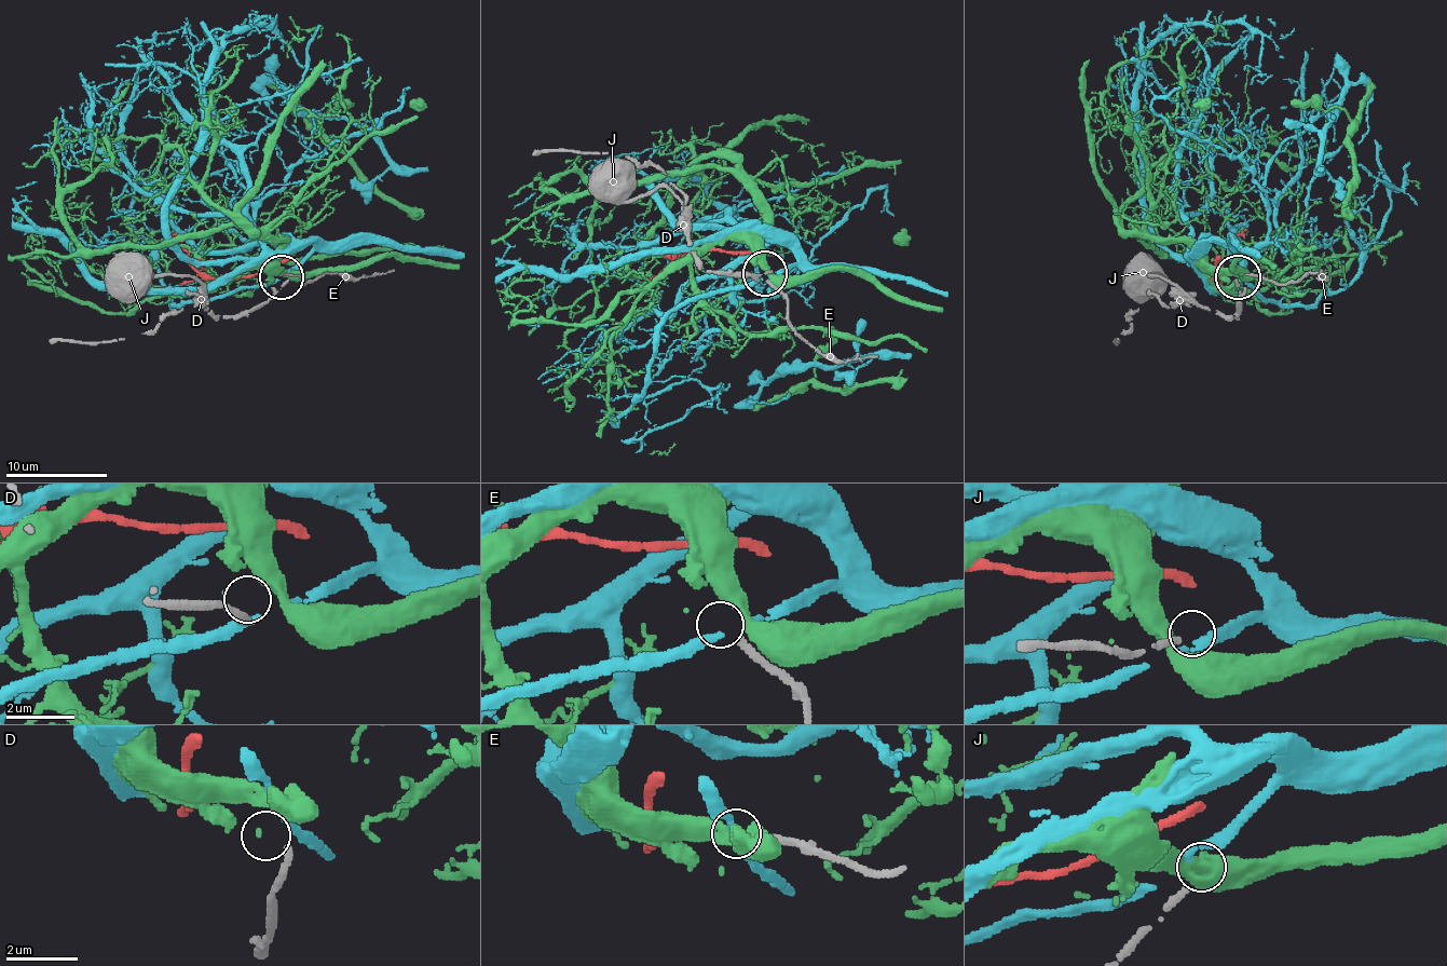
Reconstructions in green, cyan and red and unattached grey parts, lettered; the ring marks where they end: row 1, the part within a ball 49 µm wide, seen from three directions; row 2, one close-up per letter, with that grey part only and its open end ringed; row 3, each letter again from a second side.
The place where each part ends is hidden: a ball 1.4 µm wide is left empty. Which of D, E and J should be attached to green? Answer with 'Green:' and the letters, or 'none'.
Green: D

